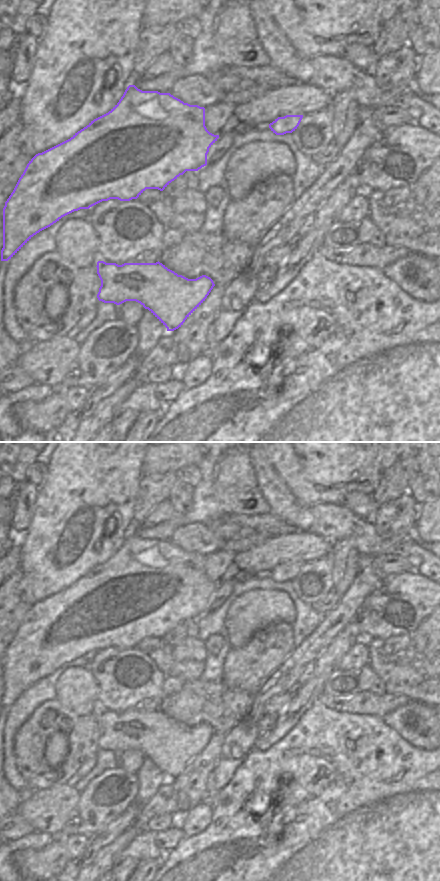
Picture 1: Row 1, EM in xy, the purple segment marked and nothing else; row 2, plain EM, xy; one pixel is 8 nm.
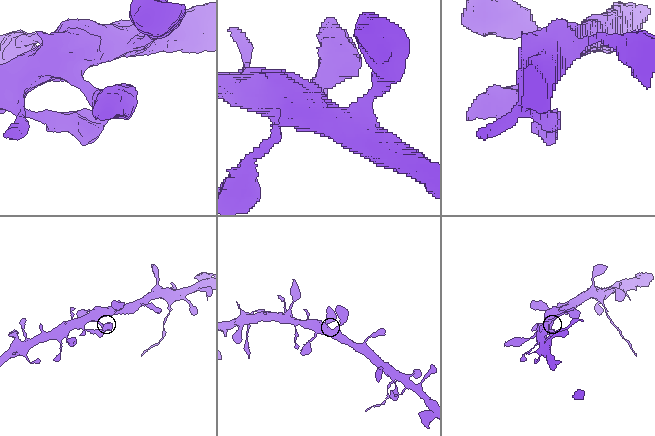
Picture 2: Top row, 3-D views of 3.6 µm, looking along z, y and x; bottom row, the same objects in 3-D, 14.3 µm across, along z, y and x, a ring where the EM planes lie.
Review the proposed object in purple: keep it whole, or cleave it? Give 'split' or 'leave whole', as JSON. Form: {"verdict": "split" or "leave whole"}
{"verdict": "leave whole"}

